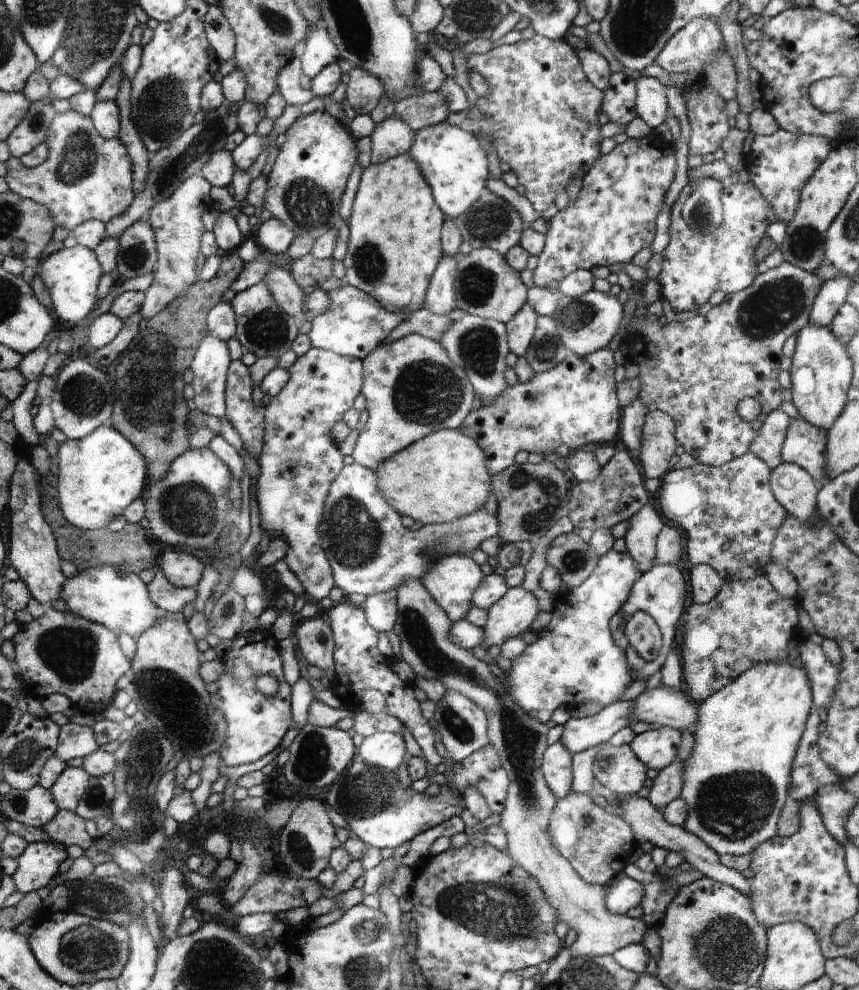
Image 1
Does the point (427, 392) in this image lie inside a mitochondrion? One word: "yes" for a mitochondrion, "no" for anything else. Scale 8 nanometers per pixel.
yes

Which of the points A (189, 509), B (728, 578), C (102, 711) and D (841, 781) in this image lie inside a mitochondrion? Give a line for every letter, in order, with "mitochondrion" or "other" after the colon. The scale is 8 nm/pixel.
A: mitochondrion
B: other
C: other
D: other

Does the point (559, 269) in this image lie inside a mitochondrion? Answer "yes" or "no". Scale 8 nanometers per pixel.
no

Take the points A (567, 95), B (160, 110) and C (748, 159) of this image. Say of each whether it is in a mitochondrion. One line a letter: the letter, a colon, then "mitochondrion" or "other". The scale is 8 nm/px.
A: other
B: mitochondrion
C: other

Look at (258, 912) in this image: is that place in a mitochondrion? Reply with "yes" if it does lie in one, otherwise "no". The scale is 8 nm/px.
no

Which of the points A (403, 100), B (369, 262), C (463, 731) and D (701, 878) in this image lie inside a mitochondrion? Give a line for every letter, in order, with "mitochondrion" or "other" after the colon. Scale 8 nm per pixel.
A: other
B: mitochondrion
C: mitochondrion
D: other

